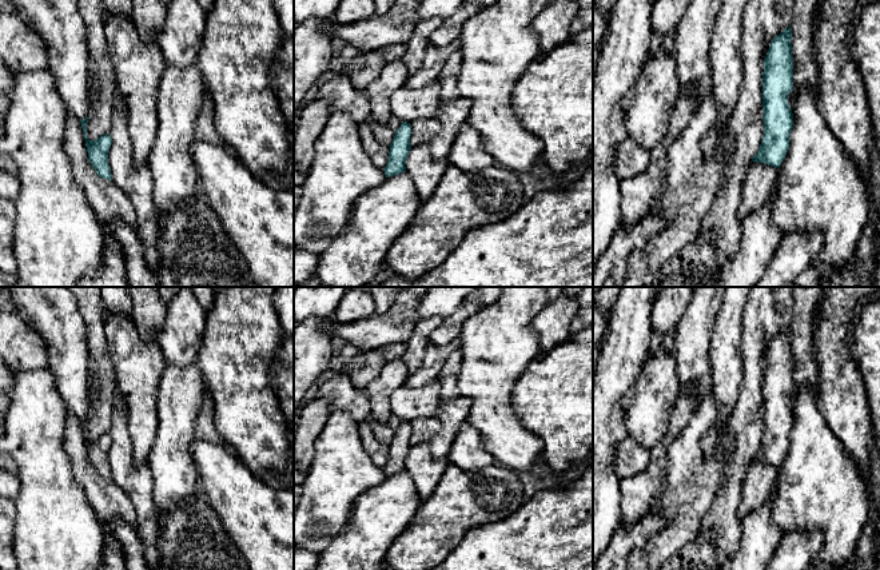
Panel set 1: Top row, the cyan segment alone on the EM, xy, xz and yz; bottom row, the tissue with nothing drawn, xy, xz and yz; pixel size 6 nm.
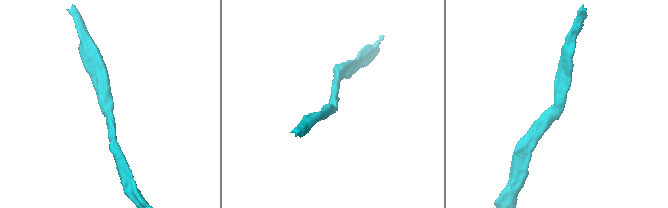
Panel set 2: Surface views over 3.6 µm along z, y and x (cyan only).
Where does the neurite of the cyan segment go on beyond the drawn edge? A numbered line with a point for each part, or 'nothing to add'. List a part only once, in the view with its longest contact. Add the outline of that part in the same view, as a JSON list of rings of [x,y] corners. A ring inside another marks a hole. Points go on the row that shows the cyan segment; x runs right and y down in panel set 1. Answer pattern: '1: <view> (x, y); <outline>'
nothing to add

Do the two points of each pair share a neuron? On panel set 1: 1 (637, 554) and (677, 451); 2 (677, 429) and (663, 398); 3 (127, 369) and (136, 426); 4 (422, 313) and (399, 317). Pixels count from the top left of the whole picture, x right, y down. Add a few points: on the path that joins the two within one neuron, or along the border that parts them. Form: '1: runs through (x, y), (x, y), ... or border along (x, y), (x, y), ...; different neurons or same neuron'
1: border along (645, 546), (648, 555); different neurons
2: border along (679, 395), (669, 418), (669, 425), (656, 443); different neurons
3: runs through (136, 383), (136, 411); same neuron
4: border along (421, 301), (415, 322); different neurons

